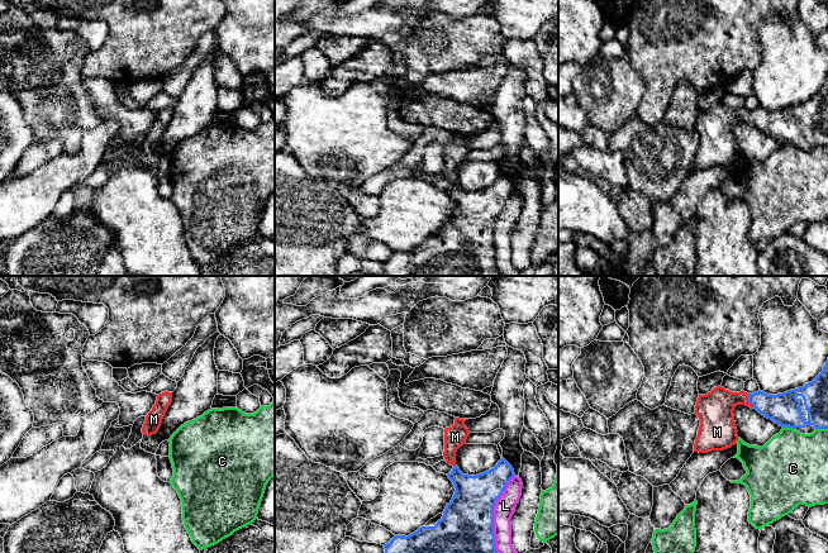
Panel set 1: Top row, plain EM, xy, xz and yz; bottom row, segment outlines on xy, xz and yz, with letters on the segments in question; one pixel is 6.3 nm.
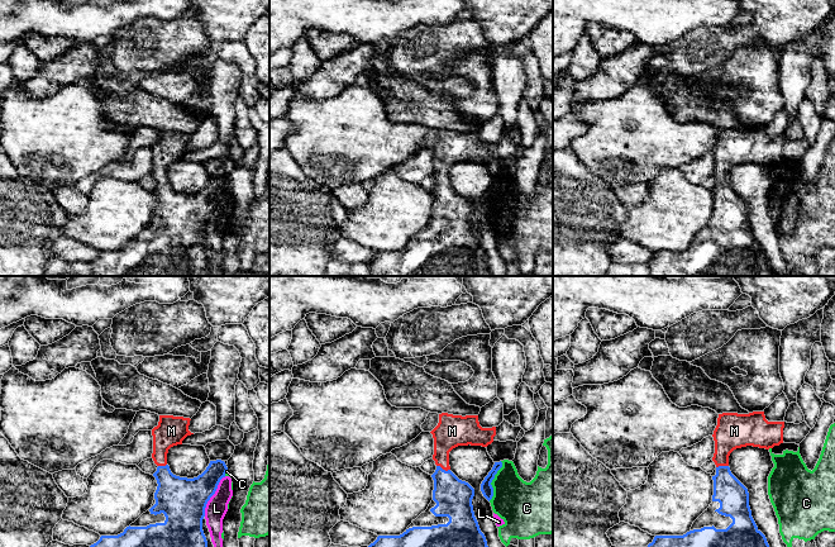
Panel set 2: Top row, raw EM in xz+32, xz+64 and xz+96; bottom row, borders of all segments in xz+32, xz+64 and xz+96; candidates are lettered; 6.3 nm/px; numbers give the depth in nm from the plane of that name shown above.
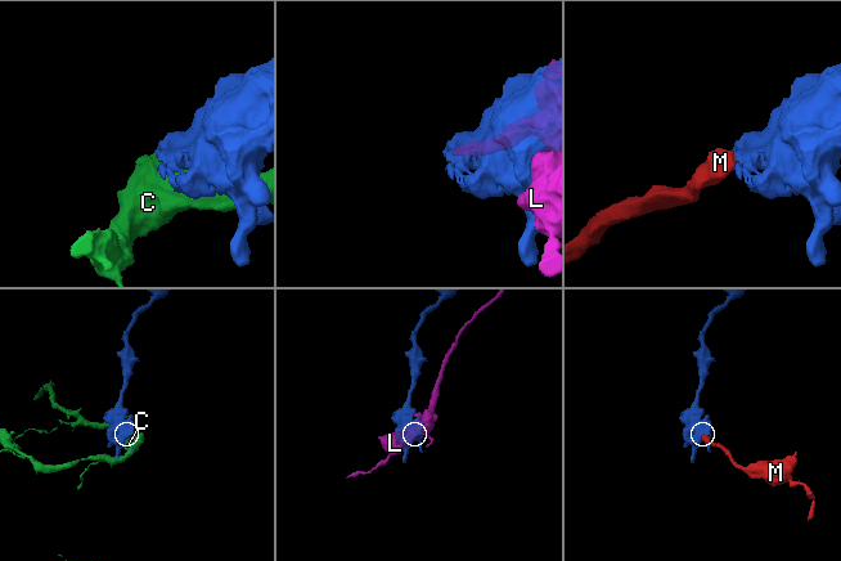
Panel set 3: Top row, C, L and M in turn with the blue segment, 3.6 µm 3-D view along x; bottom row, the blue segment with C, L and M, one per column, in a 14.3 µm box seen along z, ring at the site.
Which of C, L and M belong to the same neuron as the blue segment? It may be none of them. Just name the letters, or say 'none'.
M

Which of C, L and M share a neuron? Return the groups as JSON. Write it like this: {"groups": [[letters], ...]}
{"groups": [["C"], ["L"], ["M"]]}

